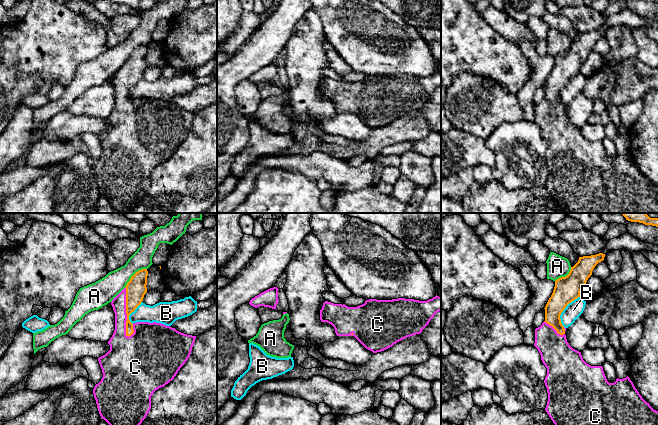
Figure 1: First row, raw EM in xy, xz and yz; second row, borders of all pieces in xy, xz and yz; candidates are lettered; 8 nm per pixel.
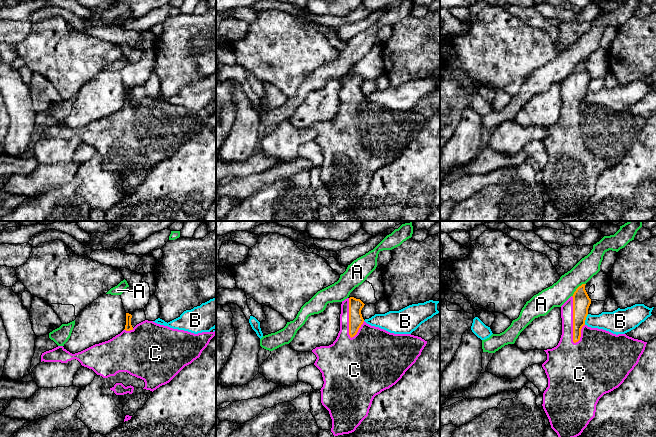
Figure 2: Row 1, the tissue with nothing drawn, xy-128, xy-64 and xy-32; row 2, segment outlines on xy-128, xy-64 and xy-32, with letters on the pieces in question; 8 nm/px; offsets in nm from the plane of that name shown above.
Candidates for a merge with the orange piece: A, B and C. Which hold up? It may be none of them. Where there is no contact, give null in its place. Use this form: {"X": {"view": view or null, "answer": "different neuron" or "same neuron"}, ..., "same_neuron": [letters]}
{"A": {"view": "xy", "answer": "different neuron"}, "B": {"view": "yz", "answer": "different neuron"}, "C": {"view": "xy", "answer": "same neuron"}, "same_neuron": ["C"]}

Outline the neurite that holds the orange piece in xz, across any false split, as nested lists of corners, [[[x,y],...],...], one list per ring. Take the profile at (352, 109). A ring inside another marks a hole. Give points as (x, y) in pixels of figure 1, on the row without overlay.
[[[441,73],[427,77],[398,74],[369,75],[357,83],[323,79],[321,98],[331,100],[337,112],[354,112],[373,129],[420,110],[434,91],[441,87]]]

